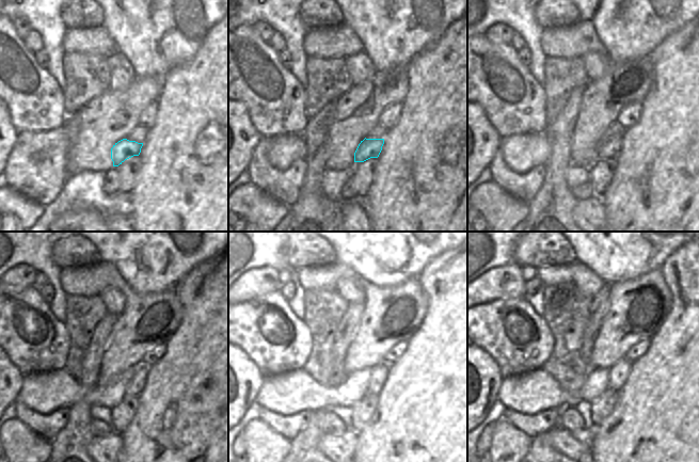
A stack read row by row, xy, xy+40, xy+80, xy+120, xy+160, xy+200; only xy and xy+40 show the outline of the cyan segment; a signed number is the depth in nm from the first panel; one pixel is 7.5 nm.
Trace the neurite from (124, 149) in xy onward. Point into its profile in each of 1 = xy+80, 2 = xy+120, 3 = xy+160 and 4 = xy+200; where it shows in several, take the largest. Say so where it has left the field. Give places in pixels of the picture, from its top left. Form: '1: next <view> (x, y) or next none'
1: next xy+80 (610, 148)
2: next xy+120 (138, 381)
3: next xy+160 (379, 372)
4: next xy+200 (619, 371)

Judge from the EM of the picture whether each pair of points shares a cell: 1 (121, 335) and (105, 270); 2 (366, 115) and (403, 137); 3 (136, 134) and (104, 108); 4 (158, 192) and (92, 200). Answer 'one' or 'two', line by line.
1: one
2: two
3: two
4: two

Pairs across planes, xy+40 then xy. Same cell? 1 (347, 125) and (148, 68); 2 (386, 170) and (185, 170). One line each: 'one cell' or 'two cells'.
1: two cells
2: one cell

